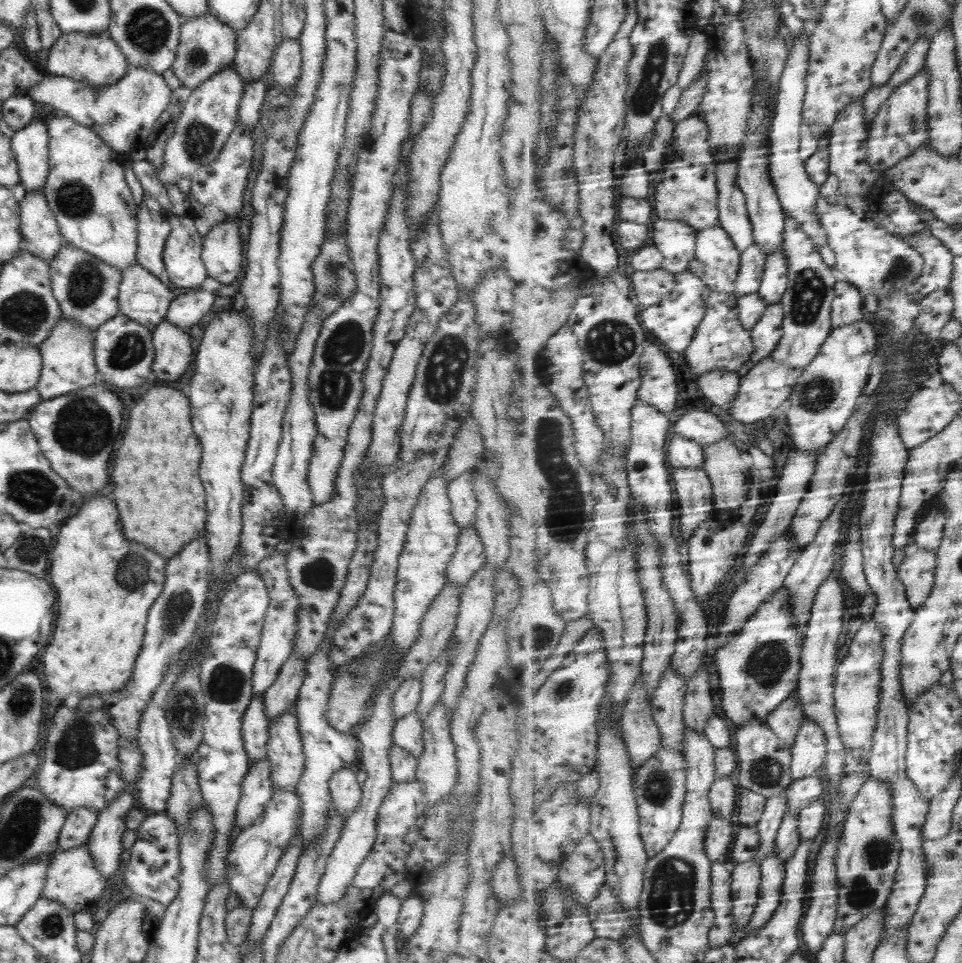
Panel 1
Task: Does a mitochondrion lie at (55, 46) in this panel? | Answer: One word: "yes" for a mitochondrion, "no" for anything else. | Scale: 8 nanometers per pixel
no

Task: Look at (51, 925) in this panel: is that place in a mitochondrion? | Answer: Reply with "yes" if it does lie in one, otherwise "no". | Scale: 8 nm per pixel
yes

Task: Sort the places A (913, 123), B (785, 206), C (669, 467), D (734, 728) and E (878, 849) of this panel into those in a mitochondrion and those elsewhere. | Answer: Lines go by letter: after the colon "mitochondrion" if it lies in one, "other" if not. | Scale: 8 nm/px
A: mitochondrion
B: other
C: other
D: other
E: mitochondrion

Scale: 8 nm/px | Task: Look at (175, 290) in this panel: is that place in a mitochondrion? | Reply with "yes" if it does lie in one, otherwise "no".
no

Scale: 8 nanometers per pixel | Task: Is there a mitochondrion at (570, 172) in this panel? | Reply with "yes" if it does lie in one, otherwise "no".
no

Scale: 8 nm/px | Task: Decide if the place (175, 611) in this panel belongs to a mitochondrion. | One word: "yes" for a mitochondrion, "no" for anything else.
yes

